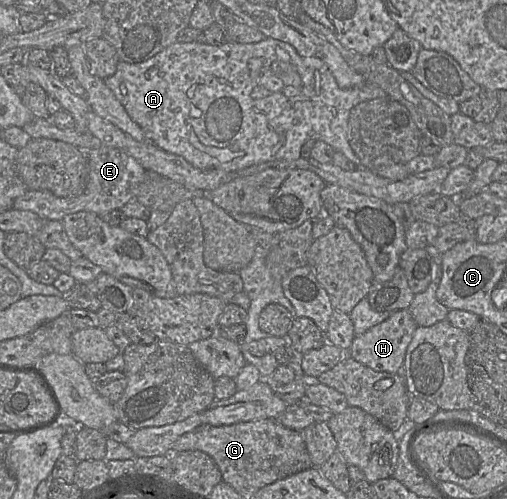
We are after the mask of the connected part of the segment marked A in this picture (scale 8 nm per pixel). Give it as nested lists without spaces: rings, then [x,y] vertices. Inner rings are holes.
[[[265,38],[257,43],[226,42],[222,45],[210,45],[201,41],[175,42],[146,61],[140,63],[119,61],[116,72],[103,81],[122,104],[129,117],[141,127],[146,137],[152,140],[158,148],[183,157],[191,165],[201,170],[239,171],[255,164],[273,160],[296,160],[301,158],[302,145],[308,140],[320,140],[328,143],[335,151],[343,153],[359,168],[361,162],[347,140],[351,109],[361,102],[387,96],[386,92],[376,84],[365,84],[351,89],[340,88],[328,66],[321,59],[302,57],[289,43],[273,38]]]

